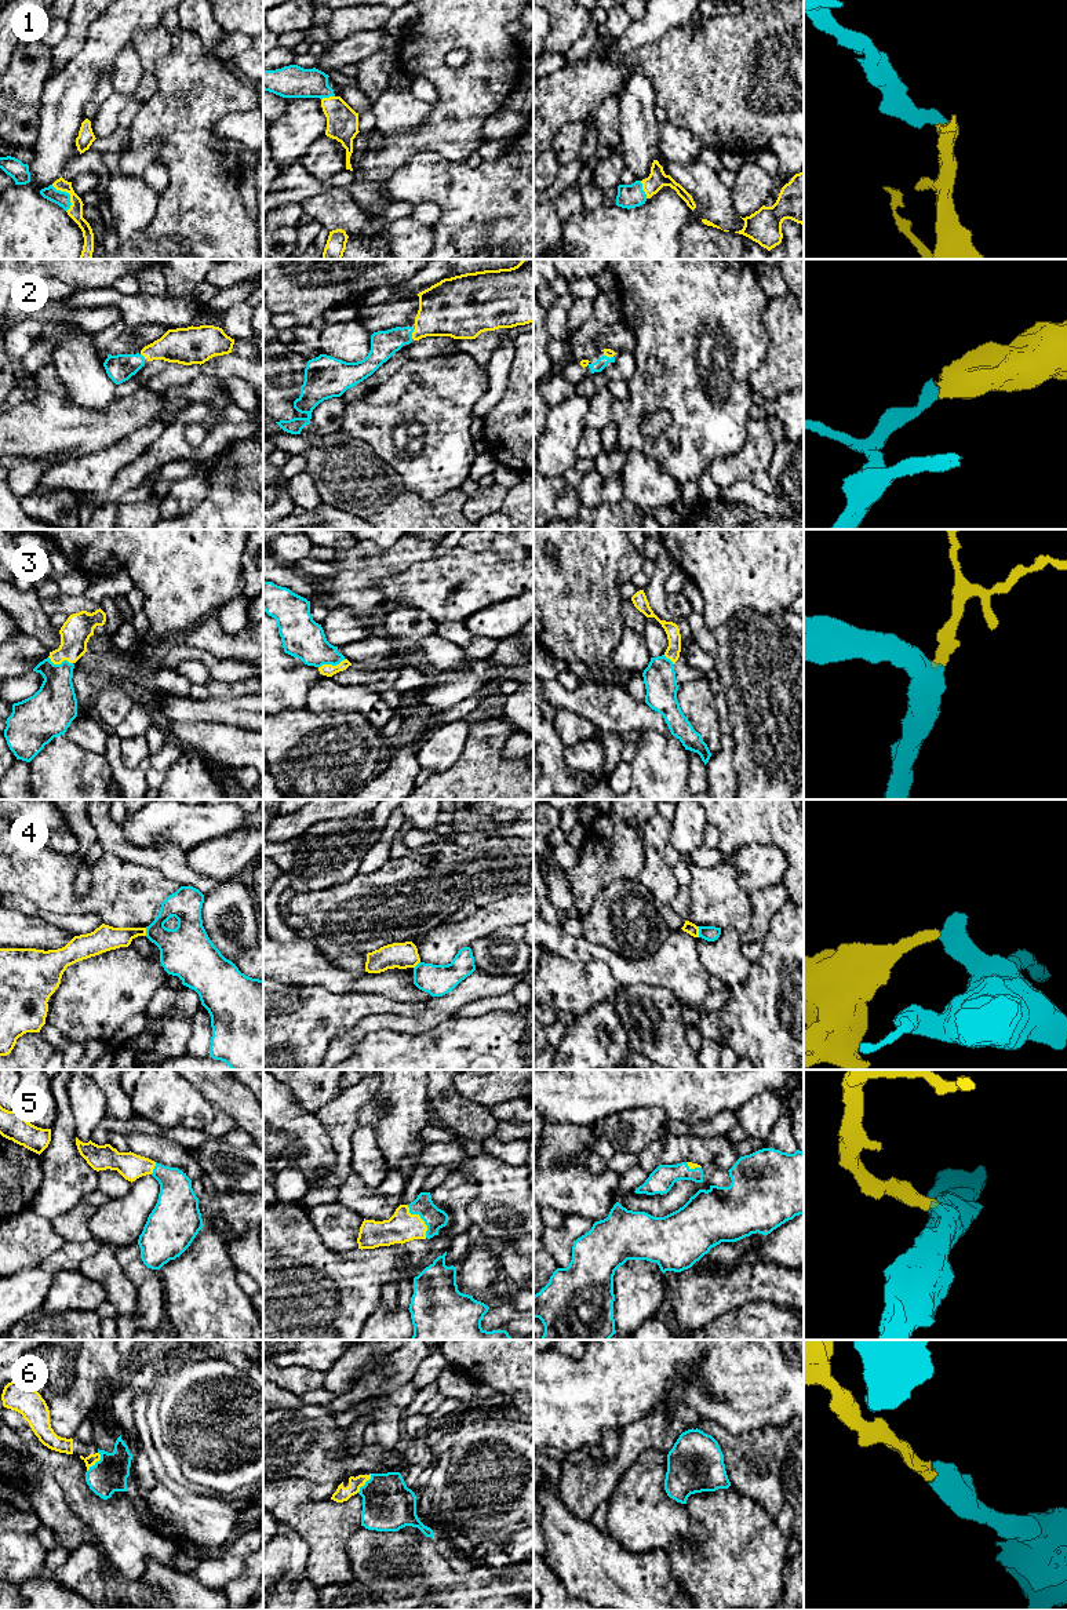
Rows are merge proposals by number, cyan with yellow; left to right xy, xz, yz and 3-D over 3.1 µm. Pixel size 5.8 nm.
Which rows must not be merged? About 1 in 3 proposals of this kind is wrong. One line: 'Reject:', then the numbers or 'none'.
Reject: 4

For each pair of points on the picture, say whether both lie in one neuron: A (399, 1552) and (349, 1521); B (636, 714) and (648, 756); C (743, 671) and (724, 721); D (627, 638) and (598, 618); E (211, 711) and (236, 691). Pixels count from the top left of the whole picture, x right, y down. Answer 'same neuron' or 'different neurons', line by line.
A: different neurons
B: different neurons
C: different neurons
D: different neurons
E: different neurons

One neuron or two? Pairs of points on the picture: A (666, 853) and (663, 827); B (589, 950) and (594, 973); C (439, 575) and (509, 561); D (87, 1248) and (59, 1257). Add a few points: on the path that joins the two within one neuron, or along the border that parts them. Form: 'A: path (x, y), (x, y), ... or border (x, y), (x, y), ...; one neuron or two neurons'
A: path (665, 847), (663, 834); one neuron
B: border (560, 955), (571, 961), (601, 960), (612, 972); two neurons
C: path (456, 575), (491, 575); one neuron
D: path (80, 1250), (66, 1257); one neuron

